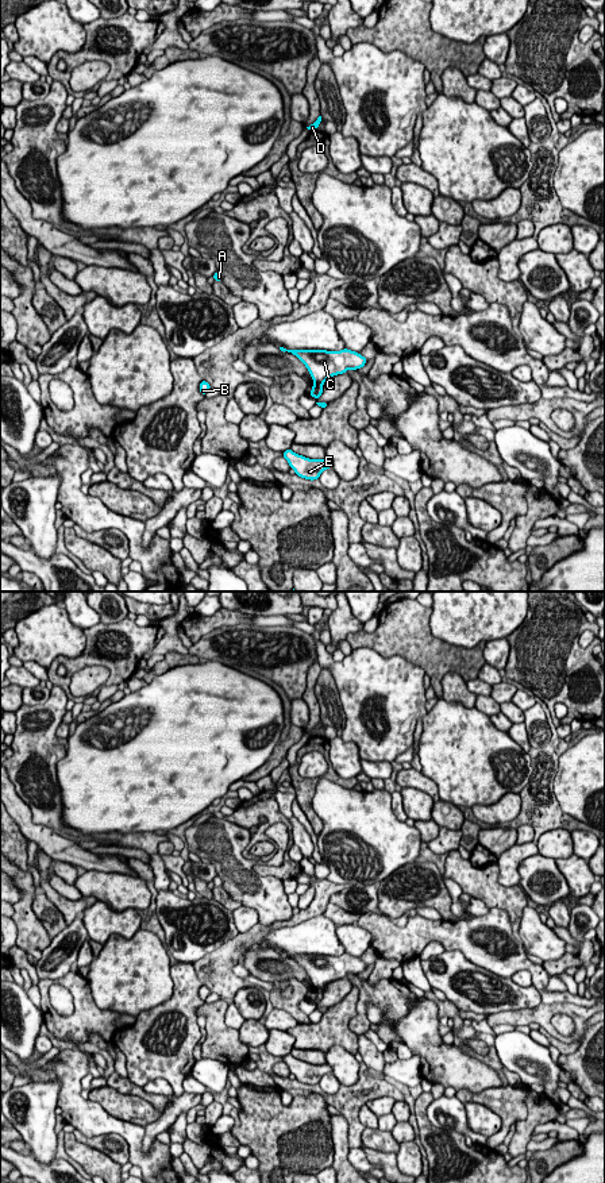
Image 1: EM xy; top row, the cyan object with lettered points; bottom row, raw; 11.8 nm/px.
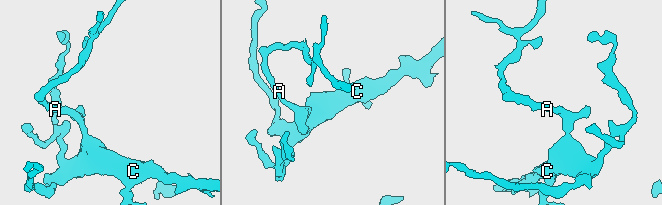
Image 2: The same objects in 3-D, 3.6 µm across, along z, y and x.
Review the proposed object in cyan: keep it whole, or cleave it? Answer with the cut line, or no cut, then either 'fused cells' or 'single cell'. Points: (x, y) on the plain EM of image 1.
cut xy (315, 987), (322, 990); fused cells

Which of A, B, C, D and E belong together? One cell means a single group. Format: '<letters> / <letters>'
A B C D / E

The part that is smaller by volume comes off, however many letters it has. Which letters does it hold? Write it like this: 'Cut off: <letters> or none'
Cut off: A, B, C, D

